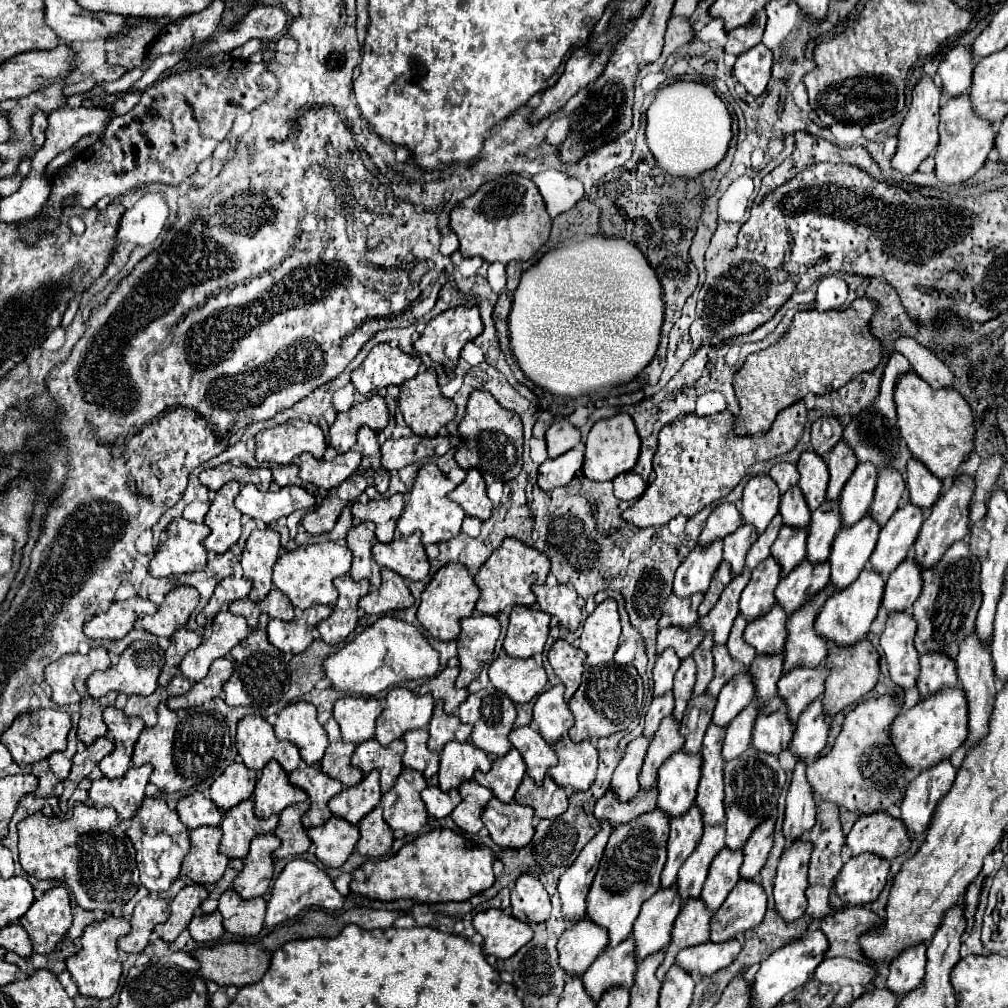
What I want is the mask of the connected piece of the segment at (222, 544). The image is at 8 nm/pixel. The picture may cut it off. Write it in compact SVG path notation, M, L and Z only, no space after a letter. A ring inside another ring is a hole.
M231 481L217 491L215 501L211 503L209 513L205 515L205 523L211 529L211 535L203 541L207 551L225 553L233 543L237 543L241 535L241 513L235 509L233 501L239 495L241 485Z

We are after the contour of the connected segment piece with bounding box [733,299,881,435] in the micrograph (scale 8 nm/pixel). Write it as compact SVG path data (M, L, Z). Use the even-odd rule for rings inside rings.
M855 299L847 309L839 311L799 311L795 313L787 333L765 351L757 351L747 355L741 369L733 375L733 389L739 401L739 415L733 421L733 431L739 435L759 435L765 433L771 423L775 421L777 413L785 407L801 401L809 391L815 395L827 395L831 391L837 391L843 387L851 377L871 371L881 361L881 343L871 335L869 331L869 319L871 319L871 301Z

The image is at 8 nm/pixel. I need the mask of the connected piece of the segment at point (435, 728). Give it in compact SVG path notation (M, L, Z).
M437 701L435 703L435 709L433 709L433 717L429 721L429 741L427 741L427 747L431 751L441 751L443 745L451 739L455 739L455 729L461 725L459 717L457 715L447 715L443 713L443 701Z

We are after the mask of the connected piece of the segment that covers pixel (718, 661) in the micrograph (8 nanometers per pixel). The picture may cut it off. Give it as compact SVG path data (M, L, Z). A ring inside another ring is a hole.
M713 645L713 659L715 659L715 677L713 677L713 681L709 683L707 691L711 691L711 695L717 697L719 691L721 691L721 687L723 687L731 677L735 677L739 671L743 671L745 667L729 655L729 651L727 651L725 645Z

